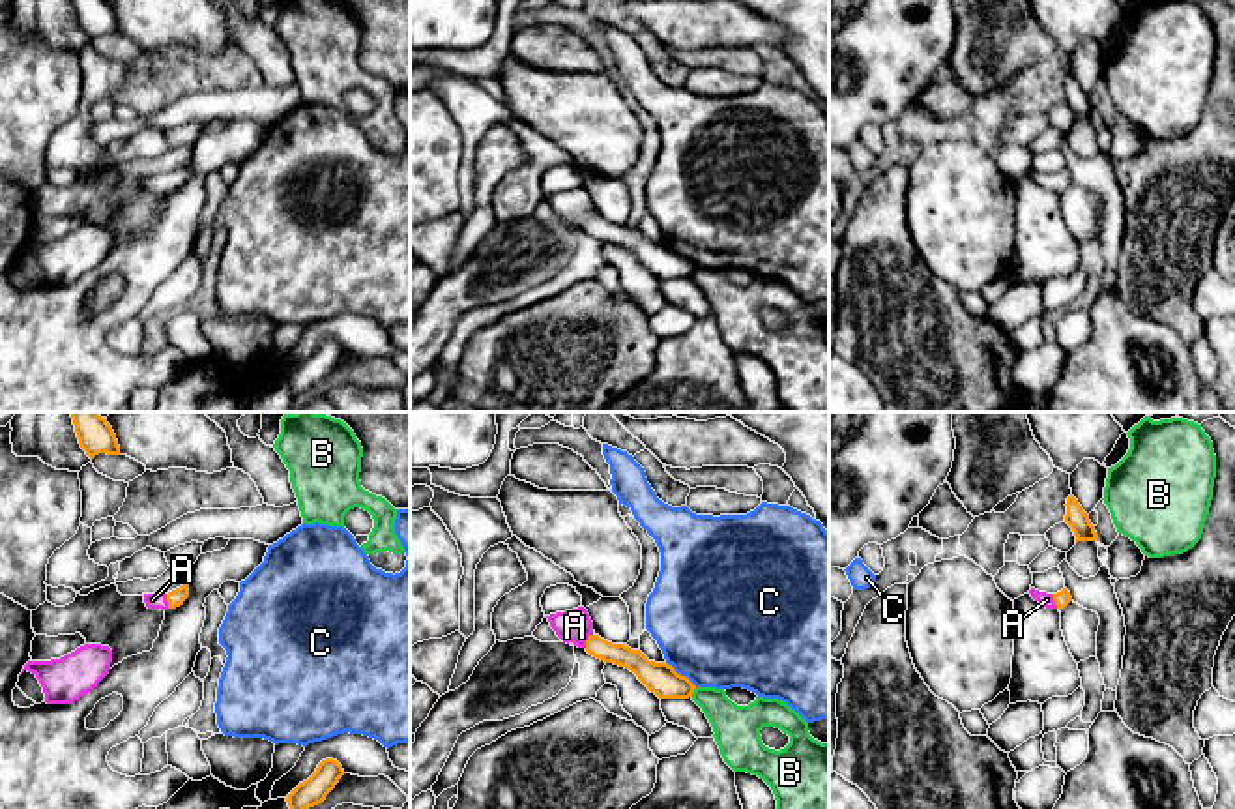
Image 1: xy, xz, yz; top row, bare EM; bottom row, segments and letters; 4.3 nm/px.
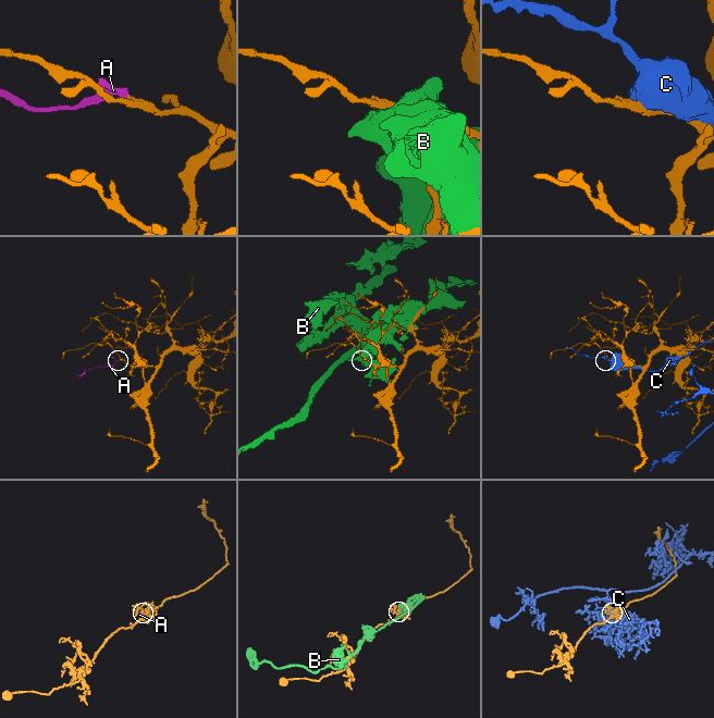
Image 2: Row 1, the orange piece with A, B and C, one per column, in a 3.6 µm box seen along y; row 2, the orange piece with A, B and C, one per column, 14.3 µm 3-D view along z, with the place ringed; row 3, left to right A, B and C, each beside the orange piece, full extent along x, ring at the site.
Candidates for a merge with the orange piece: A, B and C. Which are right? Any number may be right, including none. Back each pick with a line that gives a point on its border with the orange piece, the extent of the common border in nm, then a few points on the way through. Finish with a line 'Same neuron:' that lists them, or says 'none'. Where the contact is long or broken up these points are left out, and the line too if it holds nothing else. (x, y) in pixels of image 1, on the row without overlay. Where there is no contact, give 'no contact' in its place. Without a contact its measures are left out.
A: xz (586, 221) | 70 nm | across xz (618, 235), (610, 235), (586, 221), (575, 206)
Same neuron: A

